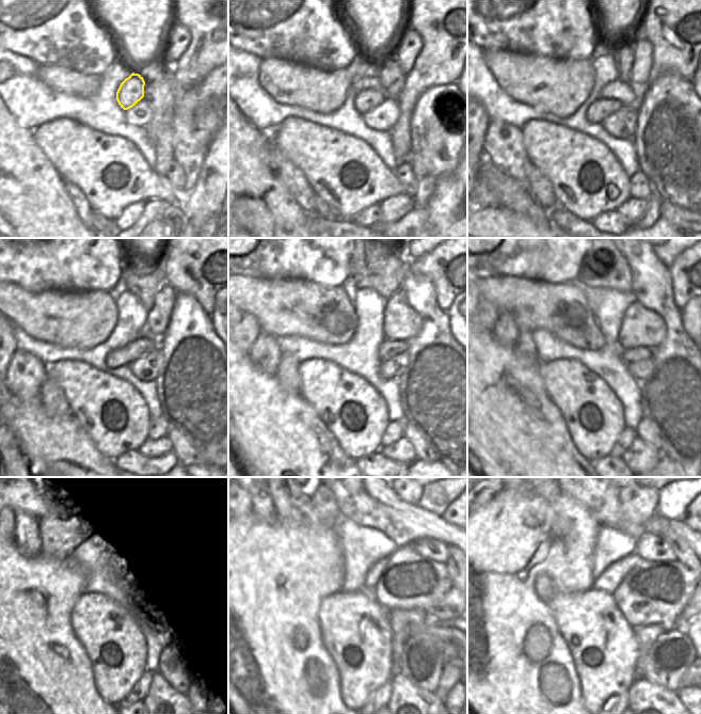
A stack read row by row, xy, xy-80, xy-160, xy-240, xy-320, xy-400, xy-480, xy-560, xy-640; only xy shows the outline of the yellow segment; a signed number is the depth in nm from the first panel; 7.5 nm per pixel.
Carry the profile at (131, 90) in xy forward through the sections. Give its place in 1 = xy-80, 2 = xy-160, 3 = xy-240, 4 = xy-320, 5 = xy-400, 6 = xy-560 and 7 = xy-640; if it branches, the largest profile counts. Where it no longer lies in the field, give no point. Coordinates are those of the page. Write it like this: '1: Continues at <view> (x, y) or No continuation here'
1: Continues at xy-80 (365, 100)
2: Continues at xy-160 (602, 108)
3: Continues at xy-240 (140, 347)
4: Continues at xy-320 (387, 349)
5: Continues at xy-400 (636, 353)
6: Continues at xy-560 (405, 623)
7: Continues at xy-640 (646, 635).

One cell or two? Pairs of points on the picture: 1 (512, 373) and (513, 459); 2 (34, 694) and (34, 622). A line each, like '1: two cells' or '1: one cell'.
1: one cell
2: one cell

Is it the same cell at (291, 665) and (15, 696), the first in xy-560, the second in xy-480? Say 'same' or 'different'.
same

